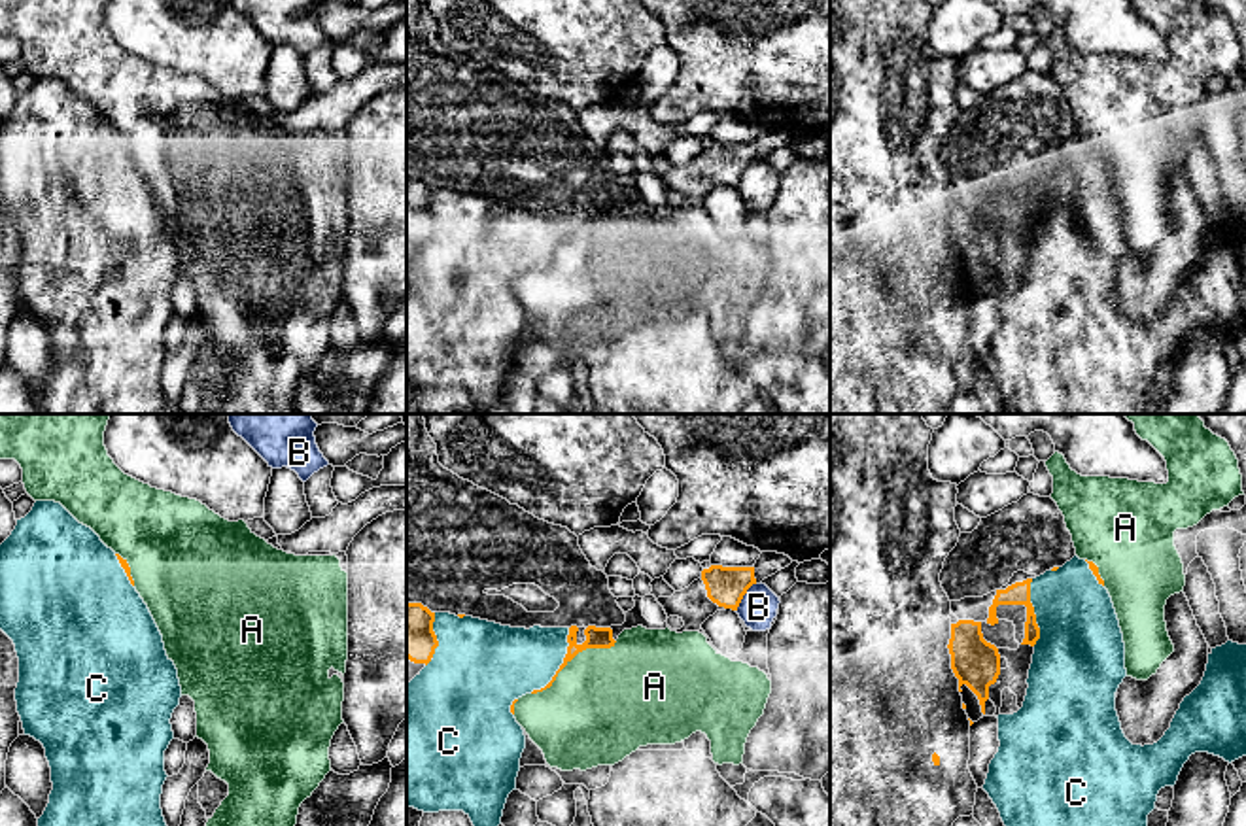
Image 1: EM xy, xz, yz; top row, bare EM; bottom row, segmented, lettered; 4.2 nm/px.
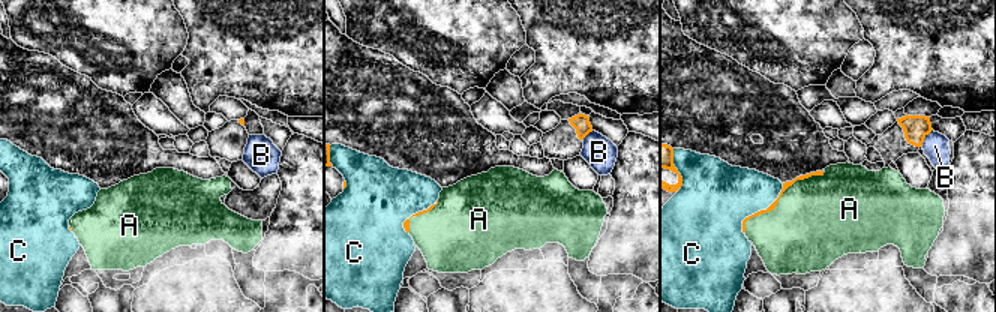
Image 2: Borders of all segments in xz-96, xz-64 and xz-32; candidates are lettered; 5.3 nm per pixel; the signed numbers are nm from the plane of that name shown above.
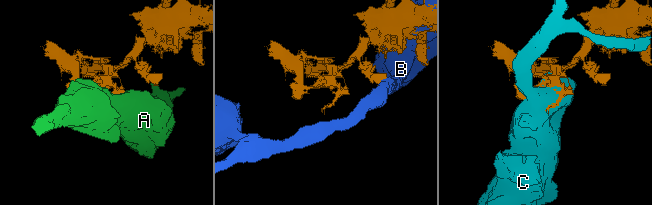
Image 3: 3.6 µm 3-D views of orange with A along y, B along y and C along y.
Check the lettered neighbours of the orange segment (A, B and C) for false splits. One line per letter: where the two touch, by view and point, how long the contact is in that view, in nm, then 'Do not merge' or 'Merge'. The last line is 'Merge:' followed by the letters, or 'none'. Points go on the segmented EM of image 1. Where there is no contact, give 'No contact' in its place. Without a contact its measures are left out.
A: Touches orange at xz (571, 658). Shared border 440 nm. Merge
B: Touches orange at xz (742, 598). Shared border 150 nm. Do not merge
C: Touches orange at xz (562, 664). Shared border 320 nm. Do not merge
Merge: A

